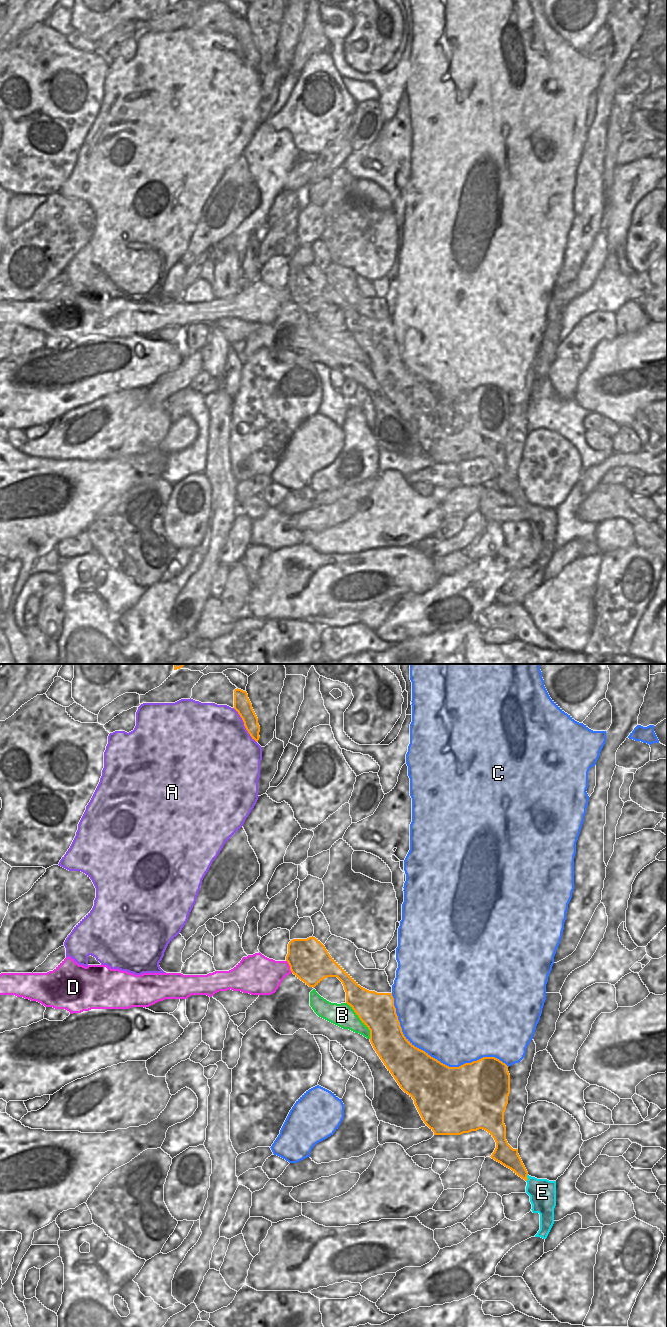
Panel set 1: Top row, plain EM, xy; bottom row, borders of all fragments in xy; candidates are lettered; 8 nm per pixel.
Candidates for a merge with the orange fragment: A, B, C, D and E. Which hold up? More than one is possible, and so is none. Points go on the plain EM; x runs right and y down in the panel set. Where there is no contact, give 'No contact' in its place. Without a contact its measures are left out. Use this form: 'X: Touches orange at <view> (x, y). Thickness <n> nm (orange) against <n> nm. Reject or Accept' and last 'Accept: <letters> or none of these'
A: Touches orange at xy (244, 53). Thickness 140 nm (orange) against 500 nm. Reject
B: Touches orange at xy (360, 347). Thickness 280 nm (orange) against 190 nm. Reject
C: Touches orange at xy (434, 386). Thickness 420 nm (orange) against 500 nm. Reject
D: Touches orange at xy (289, 293). Thickness 320 nm (orange) against 300 nm. Reject
E: Touches orange at xy (527, 506). Thickness 160 nm (orange) against 220 nm. Accept
Accept: E

